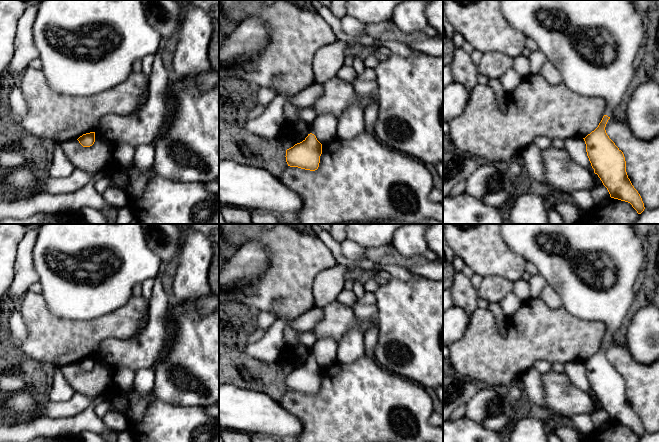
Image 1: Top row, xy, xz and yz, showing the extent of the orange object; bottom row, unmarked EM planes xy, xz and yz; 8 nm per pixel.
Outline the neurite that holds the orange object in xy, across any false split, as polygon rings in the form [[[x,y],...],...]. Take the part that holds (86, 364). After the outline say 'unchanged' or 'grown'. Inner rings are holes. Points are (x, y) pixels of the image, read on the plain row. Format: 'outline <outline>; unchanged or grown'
outline [[[95,356],[83,358],[77,364],[83,371],[90,371],[95,366]]]; unchanged

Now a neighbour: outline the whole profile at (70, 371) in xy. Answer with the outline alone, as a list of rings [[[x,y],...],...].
[[[97,357],[90,371],[83,371],[77,363],[65,364],[60,368],[70,386],[88,397],[97,398],[113,386],[114,372]]]

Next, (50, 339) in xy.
[[[28,290],[24,294],[20,311],[28,329],[27,336],[20,341],[22,351],[37,361],[61,367],[94,356],[99,344],[108,338],[125,340],[133,337],[139,331],[143,319],[148,317],[149,303],[142,296],[133,295],[123,307],[110,314],[85,321],[73,320],[53,315],[42,293]]]

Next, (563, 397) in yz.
[[[550,370],[541,375],[547,408],[572,419],[579,414],[592,415],[595,408],[591,397],[572,383],[564,373]]]

